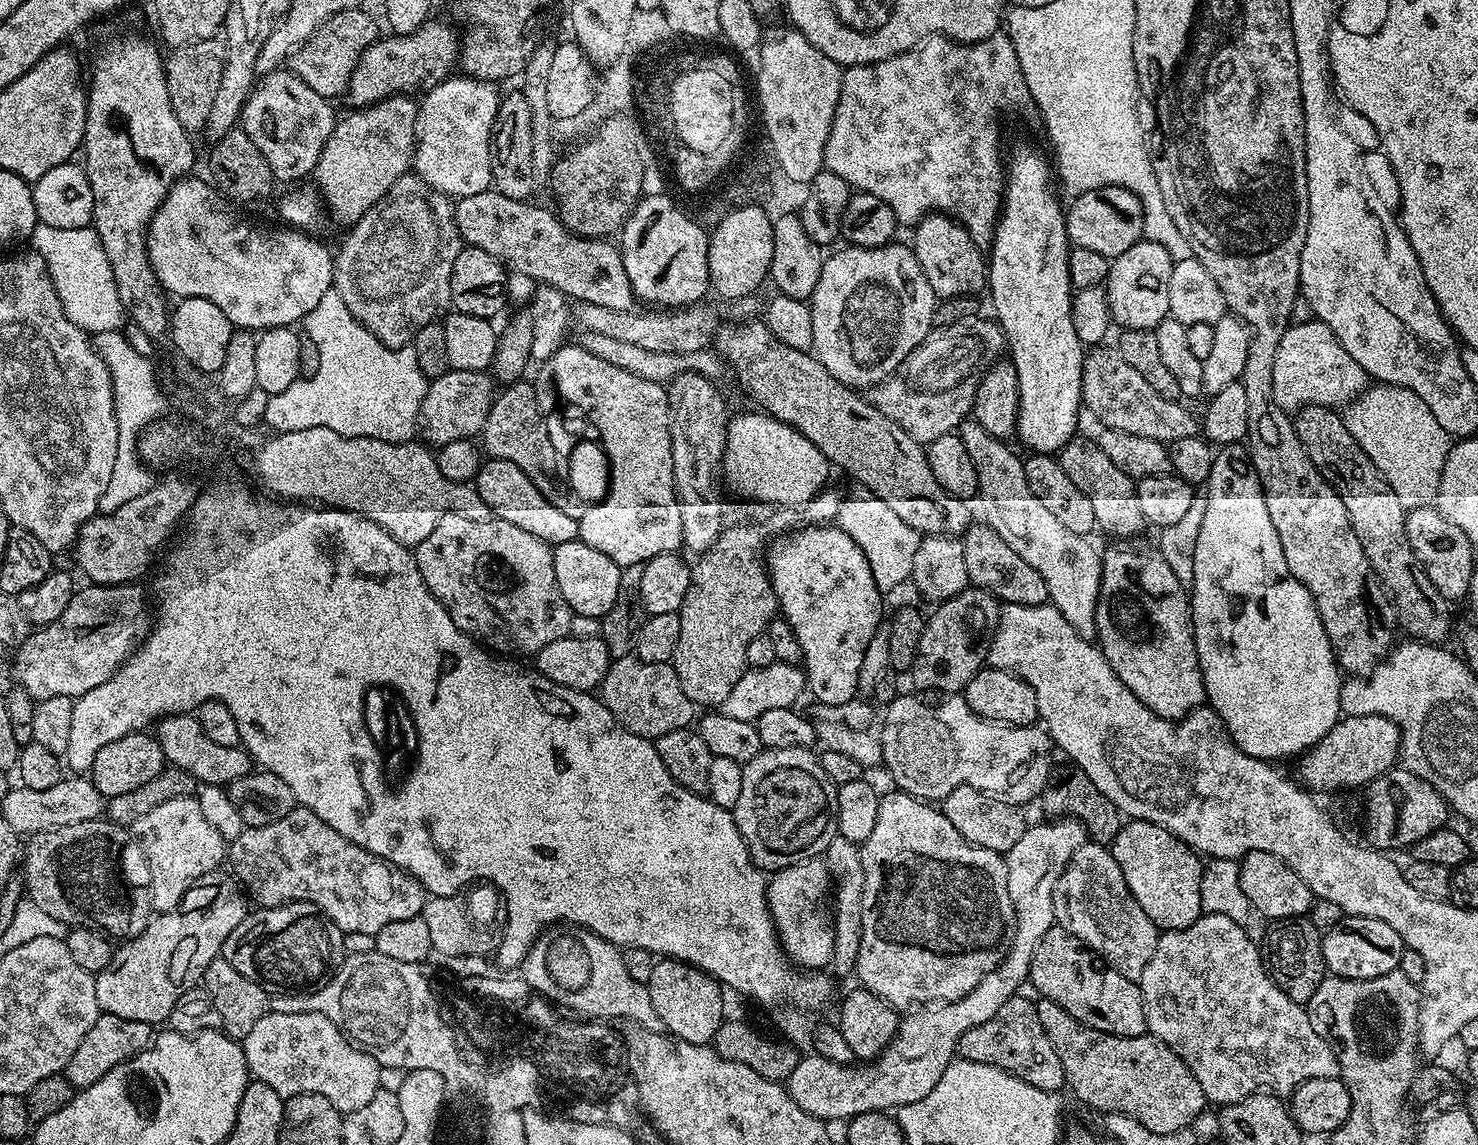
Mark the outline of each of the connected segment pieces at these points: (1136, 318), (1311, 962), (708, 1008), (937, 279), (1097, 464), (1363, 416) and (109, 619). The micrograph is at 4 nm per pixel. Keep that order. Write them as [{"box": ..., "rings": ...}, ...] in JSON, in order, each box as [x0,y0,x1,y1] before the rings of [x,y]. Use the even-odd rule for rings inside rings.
[{"box":[1106,238,1174,330],"rings":[[[1141,238],[1126,254],[1111,257],[1106,291],[1113,325],[1124,330],[1154,330],[1169,316],[1170,274],[1174,261],[1164,246]]]},{"box":[1262,918,1326,1005],"rings":[[[1308,918],[1274,920],[1267,926],[1268,933],[1264,936],[1264,944],[1262,943],[1265,970],[1290,999],[1307,1005],[1308,1000],[1314,998],[1314,990],[1318,990],[1326,975],[1320,941],[1321,929],[1315,928]]]},{"box":[646,958,726,1045],"rings":[[[664,958],[654,963],[654,974],[650,974],[646,987],[650,1002],[654,1002],[654,1010],[658,1010],[658,1018],[662,1018],[665,1029],[671,1035],[695,1044],[711,1045],[715,1041],[716,1032],[726,1019],[725,993],[720,981],[693,964]]]},{"box":[910,212,988,300],"rings":[[[933,212],[920,219],[920,223],[915,225],[916,232],[910,239],[910,247],[912,252],[918,258],[918,266],[922,266],[922,274],[926,274],[926,282],[930,282],[930,286],[934,290],[934,294],[940,300],[949,300],[955,296],[979,297],[979,292],[985,291],[988,282],[988,270],[986,267],[986,256],[981,245],[974,242],[974,238],[970,238],[967,230],[959,224],[958,221],[950,216],[944,215],[943,212]]]},{"box":[1058,434,1146,542],"rings":[[[1077,434],[1066,441],[1060,448],[1058,459],[1062,470],[1066,470],[1070,482],[1090,498],[1090,506],[1094,506],[1096,527],[1102,533],[1109,532],[1117,536],[1117,541],[1124,542],[1127,536],[1136,536],[1146,528],[1142,518],[1142,509],[1138,507],[1138,494],[1136,493],[1136,480],[1127,476],[1114,462],[1110,462],[1105,452],[1095,439],[1087,440],[1083,434]]]},{"box":[1342,382,1454,510],"rings":[[[1376,382],[1348,404],[1346,411],[1342,416],[1345,426],[1381,472],[1398,502],[1406,510],[1429,507],[1438,494],[1442,470],[1454,443],[1430,406],[1412,388]]]},{"box":[12,582,150,702],"rings":[[[133,582],[130,584],[93,584],[89,583],[88,588],[84,586],[77,587],[70,598],[70,603],[67,604],[66,610],[59,618],[54,618],[54,622],[37,627],[26,638],[26,642],[22,642],[19,648],[15,649],[14,656],[16,661],[13,662],[12,668],[16,671],[15,683],[26,690],[26,694],[30,694],[33,700],[39,702],[46,698],[58,698],[59,696],[78,697],[86,694],[90,690],[94,690],[94,686],[102,686],[102,682],[106,682],[112,675],[123,666],[124,661],[136,651],[142,637],[149,631],[150,628],[150,604],[144,601],[144,592],[140,589],[139,583]]]}]

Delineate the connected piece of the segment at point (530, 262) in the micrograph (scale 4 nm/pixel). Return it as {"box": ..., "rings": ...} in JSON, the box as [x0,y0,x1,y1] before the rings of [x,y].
{"box":[452,190,637,311],"rings":[[[489,190],[482,194],[470,194],[455,201],[456,210],[452,214],[461,241],[469,248],[486,250],[505,269],[517,272],[517,277],[539,282],[549,288],[562,290],[568,298],[580,304],[606,306],[610,310],[633,311],[637,307],[636,291],[632,289],[622,254],[615,243],[604,238],[583,238],[568,231],[560,223],[560,217],[551,207],[539,208],[528,200],[506,198],[506,194]]]}

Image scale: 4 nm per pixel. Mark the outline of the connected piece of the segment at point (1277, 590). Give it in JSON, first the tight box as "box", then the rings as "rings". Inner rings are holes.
{"box":[1190,443,1342,762],"rings":[[[1243,443],[1223,445],[1213,455],[1204,505],[1206,514],[1202,514],[1202,527],[1198,529],[1198,546],[1194,546],[1194,582],[1190,589],[1190,607],[1192,610],[1192,633],[1198,650],[1198,662],[1202,670],[1202,682],[1207,703],[1222,718],[1230,738],[1246,755],[1269,762],[1284,760],[1287,756],[1299,757],[1309,748],[1314,747],[1336,725],[1336,721],[1341,719],[1342,669],[1337,664],[1336,656],[1332,652],[1330,638],[1326,638],[1326,630],[1322,626],[1322,618],[1318,614],[1310,590],[1306,590],[1306,586],[1302,586],[1302,582],[1298,582],[1298,578],[1294,578],[1290,574],[1290,566],[1286,566],[1286,554],[1282,554],[1282,542],[1278,542],[1278,530],[1274,530],[1274,522],[1270,522],[1270,514],[1266,510],[1266,498],[1260,485],[1260,479],[1252,469],[1249,453]]]}

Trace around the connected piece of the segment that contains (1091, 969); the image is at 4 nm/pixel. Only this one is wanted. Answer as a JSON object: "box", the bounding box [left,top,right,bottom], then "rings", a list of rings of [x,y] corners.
{"box":[1028,926,1148,1036],"rings":[[[1054,926],[1046,930],[1042,942],[1038,942],[1038,950],[1034,950],[1028,980],[1040,991],[1039,995],[1043,999],[1058,1002],[1058,1006],[1062,1006],[1066,1014],[1078,1018],[1078,1022],[1094,1030],[1115,1036],[1143,1036],[1148,1032],[1144,999],[1140,993],[1139,983],[1130,981],[1122,974],[1118,974],[1118,970],[1109,968],[1096,953],[1091,952],[1078,938],[1074,938],[1074,934],[1070,934],[1064,928]]]}

